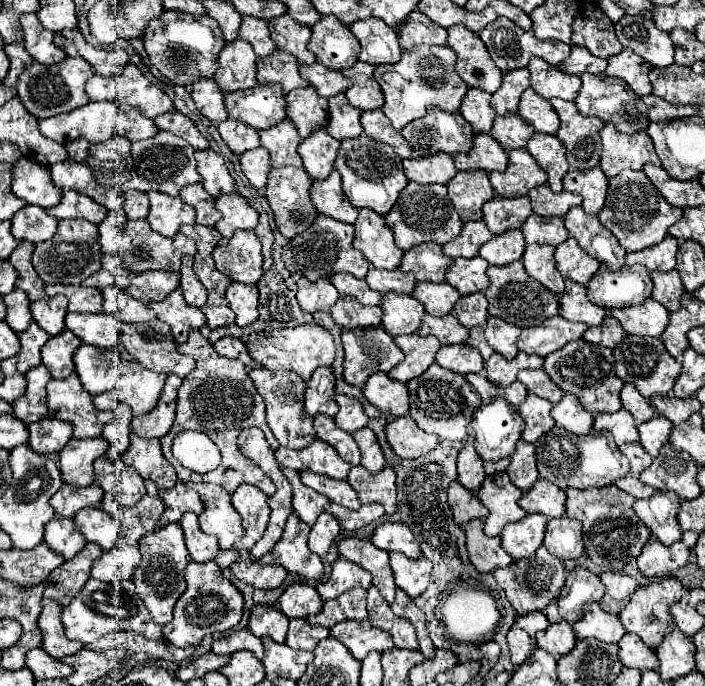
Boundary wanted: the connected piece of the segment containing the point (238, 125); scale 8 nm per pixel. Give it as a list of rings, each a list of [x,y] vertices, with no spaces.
[[[225,119],[219,123],[217,127],[221,139],[225,141],[225,145],[231,149],[231,153],[235,155],[243,155],[249,149],[257,149],[259,143],[259,135],[253,127],[245,125],[243,121],[235,121],[235,119]]]

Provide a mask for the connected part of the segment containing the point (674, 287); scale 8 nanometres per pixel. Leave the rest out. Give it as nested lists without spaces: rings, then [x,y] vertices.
[[[651,271],[651,279],[653,279],[653,299],[659,301],[667,311],[677,311],[681,307],[681,295],[685,293],[685,287],[681,283],[679,273],[667,271]]]

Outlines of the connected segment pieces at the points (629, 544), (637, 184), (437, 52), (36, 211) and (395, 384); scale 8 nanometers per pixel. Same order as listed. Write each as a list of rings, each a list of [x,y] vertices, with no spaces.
[[[617,485],[599,489],[567,489],[567,517],[583,523],[583,543],[595,565],[609,571],[621,571],[631,559],[639,557],[643,545],[651,539],[649,529],[633,511],[635,497]]]
[[[623,171],[617,177],[609,179],[609,191],[603,211],[599,213],[599,221],[609,231],[613,231],[617,241],[627,251],[641,251],[657,245],[667,235],[667,229],[679,219],[681,209],[667,203],[655,189],[655,185],[647,179],[647,175],[643,175],[641,171]]]
[[[417,45],[401,51],[397,63],[383,63],[375,67],[375,79],[383,89],[385,103],[383,113],[395,129],[403,129],[417,117],[425,115],[425,109],[439,107],[443,111],[459,111],[461,99],[469,89],[455,71],[455,51],[451,47]]]
[[[25,205],[21,211],[15,213],[11,219],[11,233],[19,241],[41,243],[51,239],[57,233],[59,221],[45,213],[43,207]]]
[[[375,373],[363,387],[365,397],[389,417],[401,417],[409,411],[407,385],[391,379],[387,373]]]

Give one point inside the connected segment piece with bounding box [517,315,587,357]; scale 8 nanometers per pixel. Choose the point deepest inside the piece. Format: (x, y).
(551, 335)

